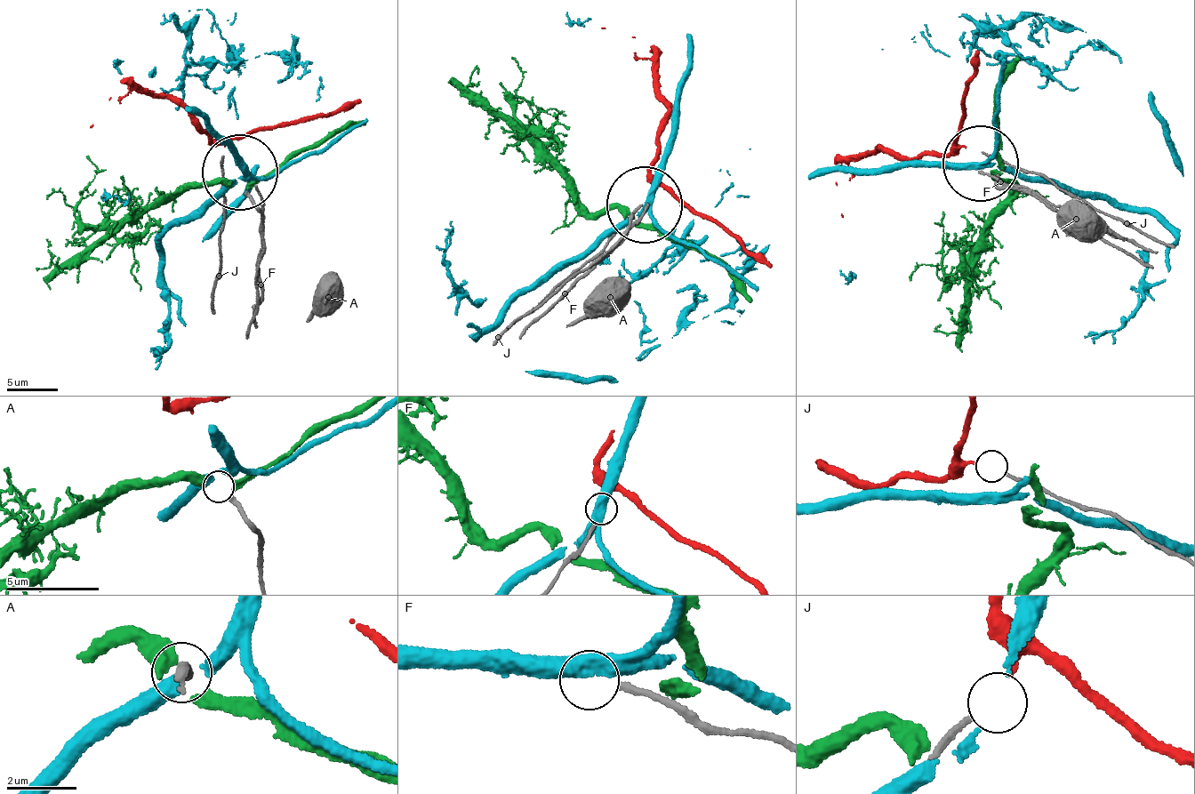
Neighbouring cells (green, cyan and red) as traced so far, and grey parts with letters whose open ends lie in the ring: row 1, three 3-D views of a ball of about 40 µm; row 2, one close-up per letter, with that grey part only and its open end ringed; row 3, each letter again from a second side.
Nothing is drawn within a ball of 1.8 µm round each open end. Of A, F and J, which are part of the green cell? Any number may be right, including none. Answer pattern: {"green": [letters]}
{"green": ["A"]}

